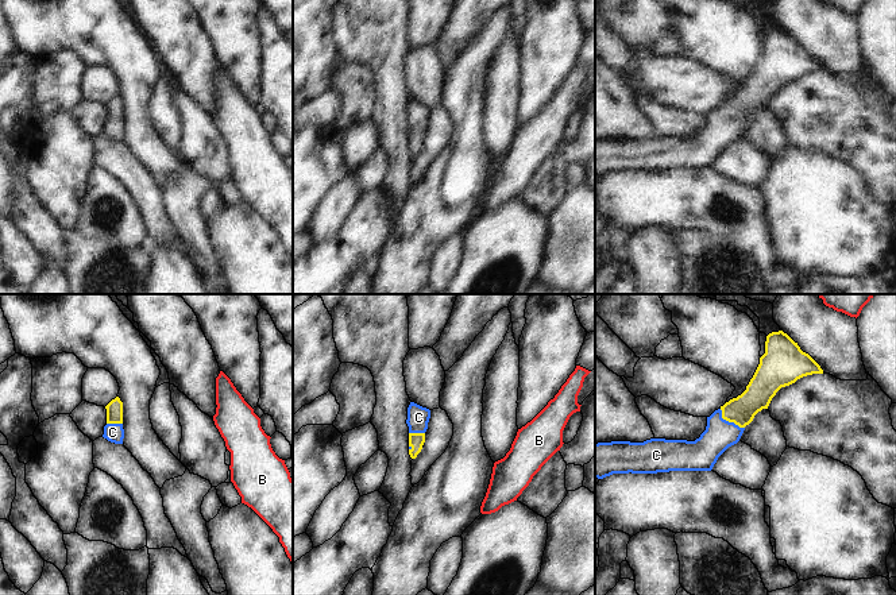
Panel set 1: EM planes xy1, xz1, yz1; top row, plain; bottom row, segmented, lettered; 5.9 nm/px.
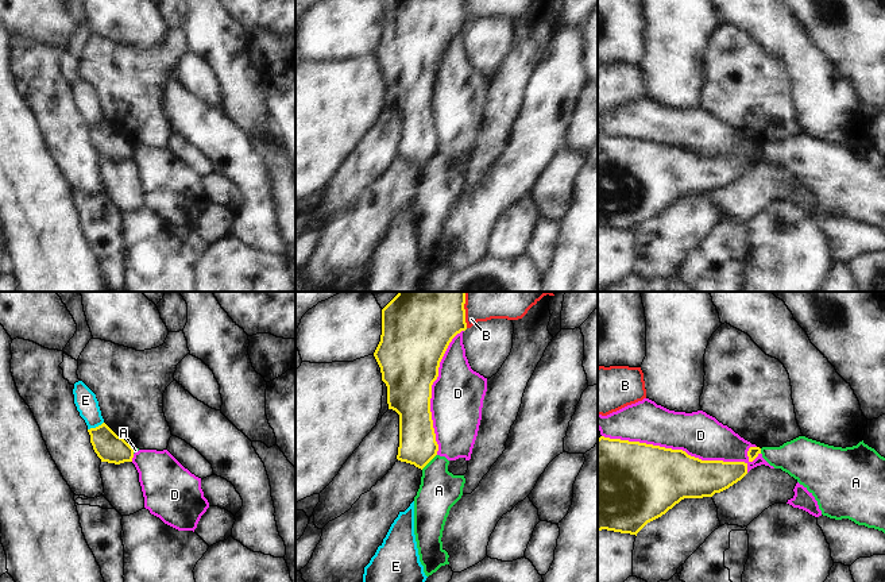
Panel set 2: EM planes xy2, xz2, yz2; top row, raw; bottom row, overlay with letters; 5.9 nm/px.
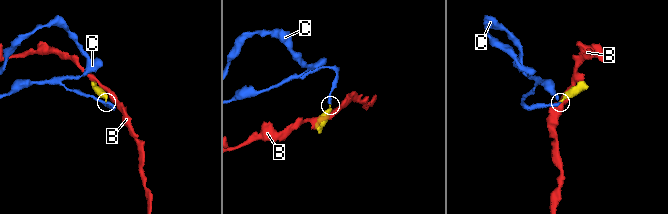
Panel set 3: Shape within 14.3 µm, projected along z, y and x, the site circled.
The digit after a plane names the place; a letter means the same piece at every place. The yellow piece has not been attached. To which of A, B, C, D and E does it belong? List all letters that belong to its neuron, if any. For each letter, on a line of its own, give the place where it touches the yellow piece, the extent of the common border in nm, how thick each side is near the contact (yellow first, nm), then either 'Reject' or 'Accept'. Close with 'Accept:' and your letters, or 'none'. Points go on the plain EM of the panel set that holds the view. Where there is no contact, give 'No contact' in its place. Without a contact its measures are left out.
A: Touches yellow at xz2 (428, 160). Shared border 130 nm. Thickness 220 nm (yellow) against 240 nm. Reject
B: Touches yellow at xz2 (464, 12). Shared border 150 nm. Thickness 320 nm (yellow) against 120 nm. Reject
C: Touches yellow at yz1 (729, 119). Shared border 190 nm. Thickness 170 nm (yellow) against 190 nm. Accept
D: Touches yellow at yz2 (681, 147). Shared border 950 nm. Thickness 400 nm (yellow) against 260 nm. Reject
E: Touches yellow at xy2 (96, 124). Shared border 110 nm. Thickness 170 nm (yellow) against 130 nm. Reject
Accept: C

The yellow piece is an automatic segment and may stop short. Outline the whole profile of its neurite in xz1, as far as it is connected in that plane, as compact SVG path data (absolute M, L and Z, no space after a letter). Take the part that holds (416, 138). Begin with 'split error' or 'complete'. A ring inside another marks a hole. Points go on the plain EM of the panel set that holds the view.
split error; M410 100L408 105L406 121L409 124L409 152L412 157L416 157L422 147L429 116L429 107L422 105L414 100Z

